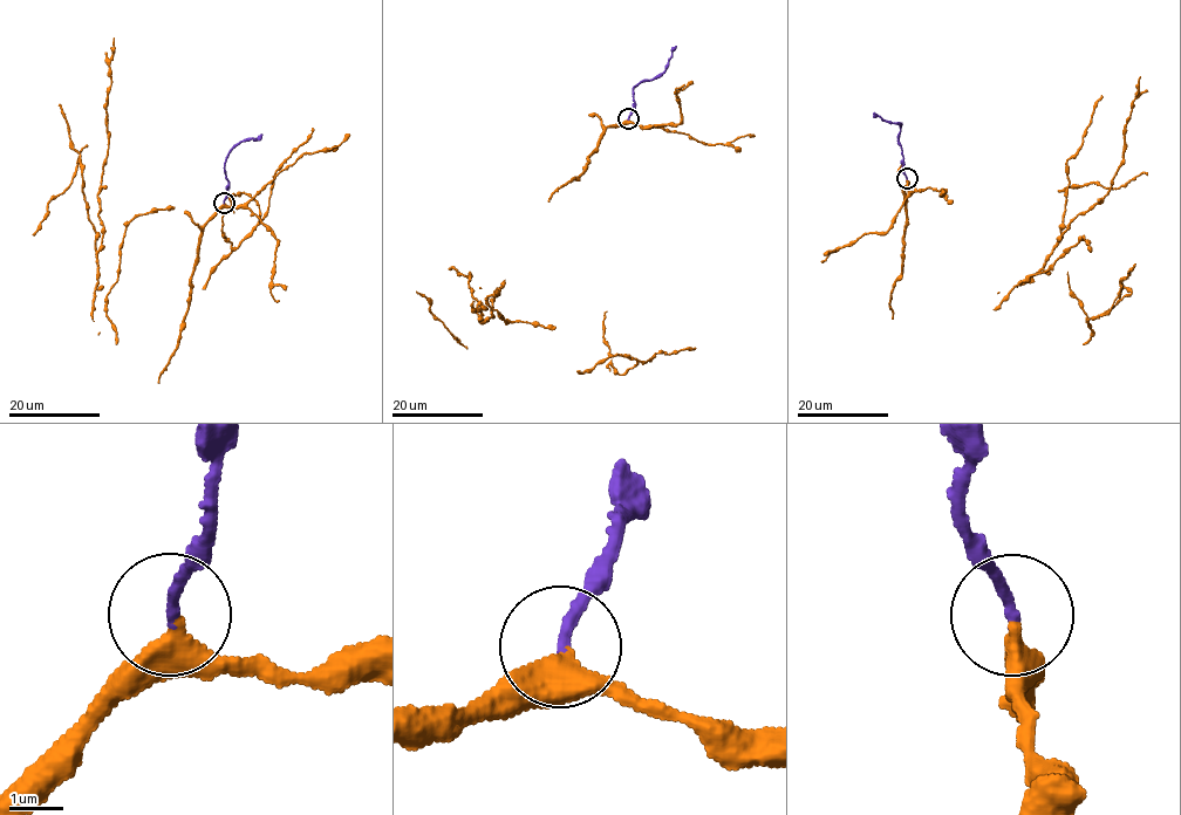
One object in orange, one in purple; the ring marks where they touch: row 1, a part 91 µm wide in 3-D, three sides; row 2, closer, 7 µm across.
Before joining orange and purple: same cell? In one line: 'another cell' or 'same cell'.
same cell

